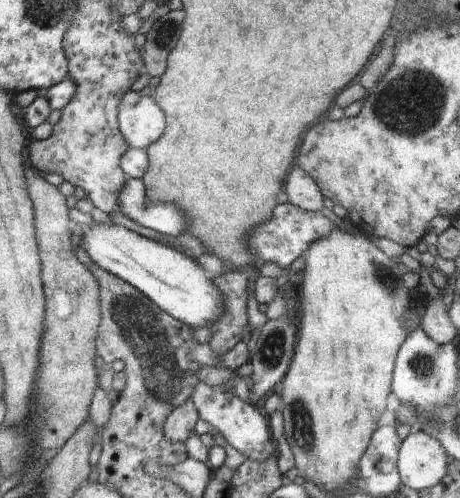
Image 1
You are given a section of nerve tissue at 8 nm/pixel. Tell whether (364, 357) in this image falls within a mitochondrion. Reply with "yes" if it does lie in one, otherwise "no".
no

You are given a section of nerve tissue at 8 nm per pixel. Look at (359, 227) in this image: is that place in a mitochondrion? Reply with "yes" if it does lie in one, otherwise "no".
no

